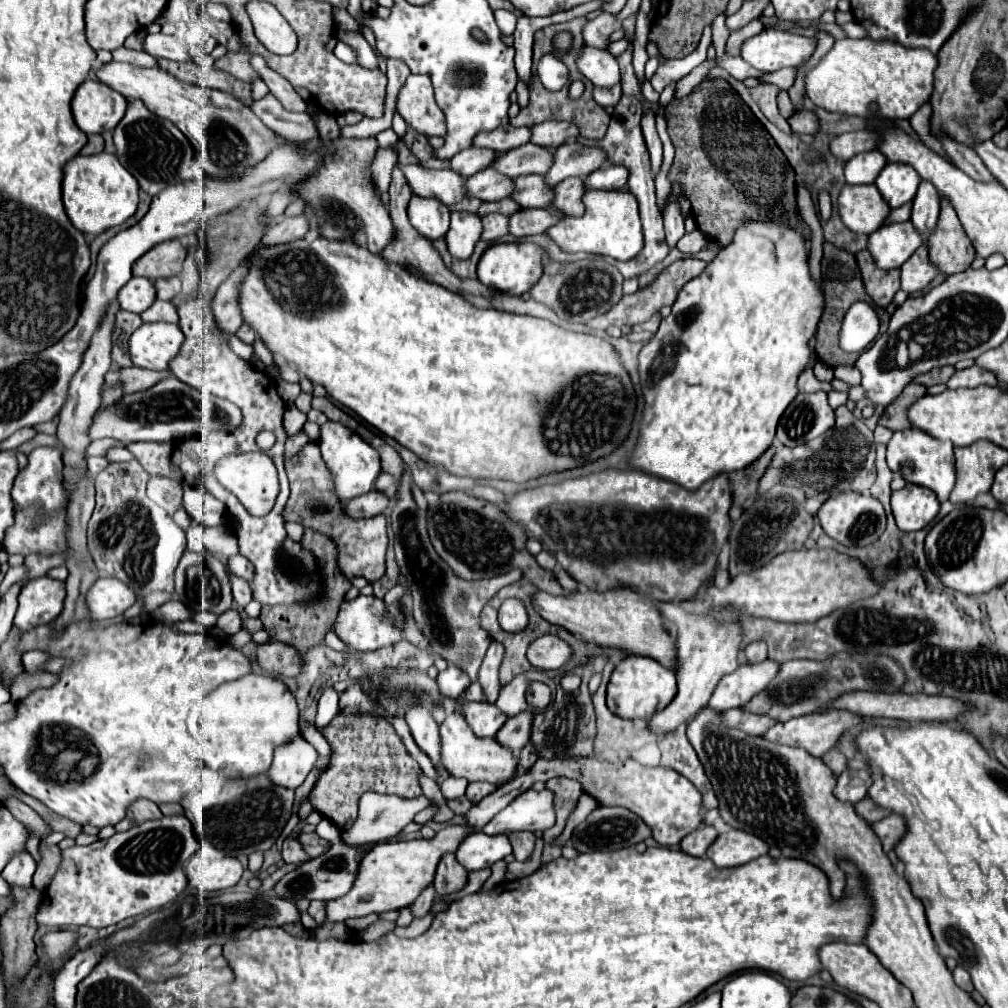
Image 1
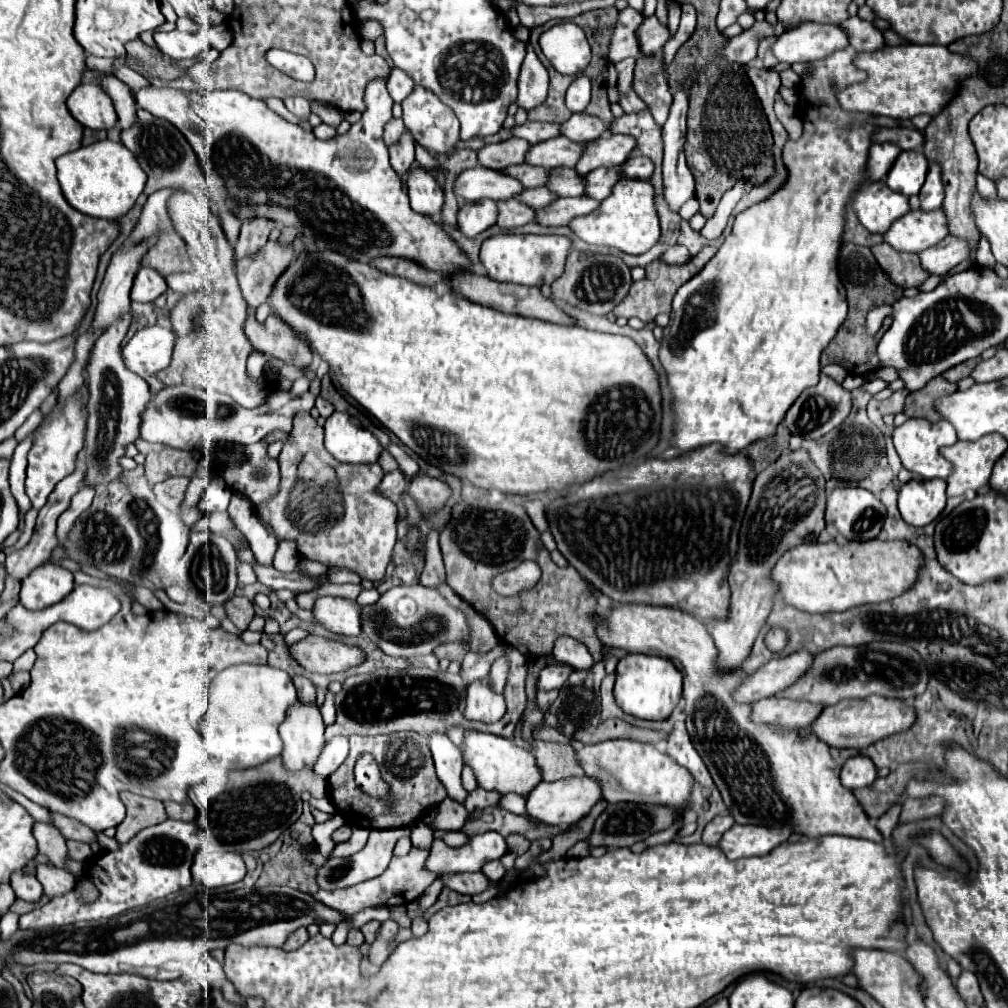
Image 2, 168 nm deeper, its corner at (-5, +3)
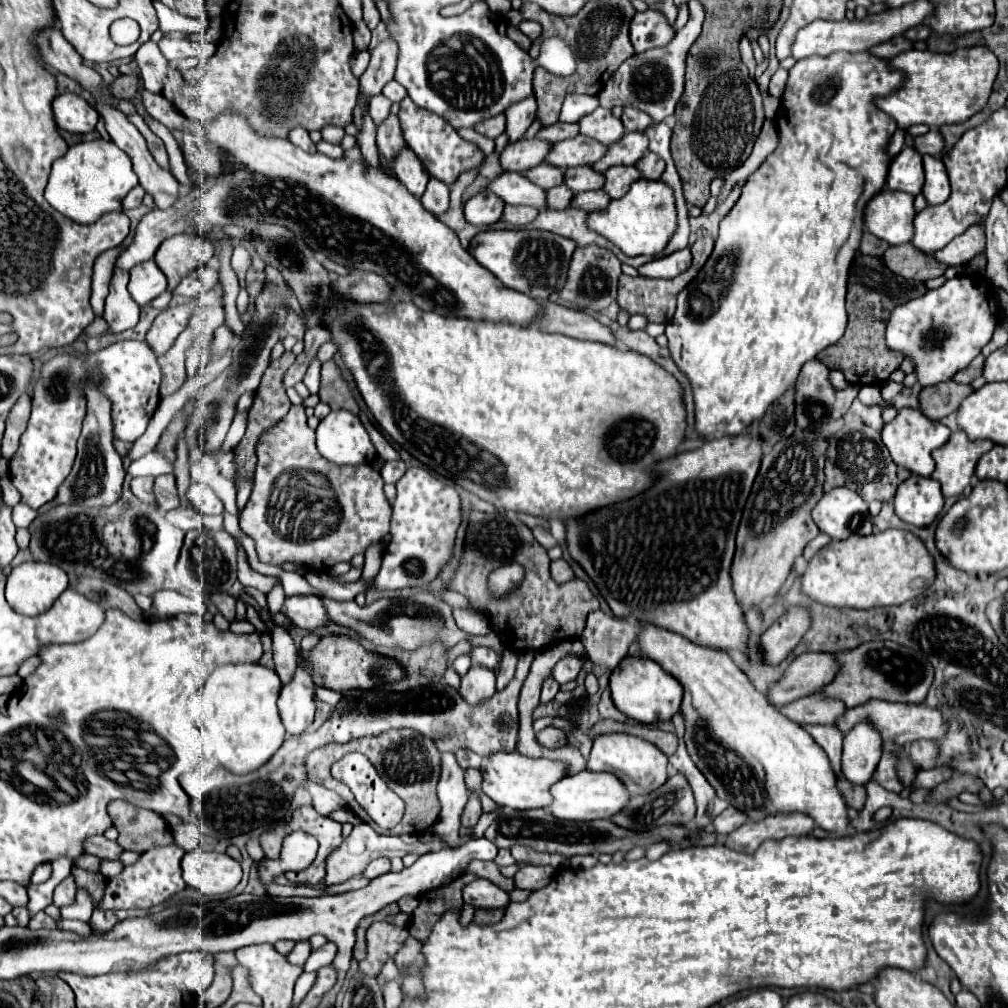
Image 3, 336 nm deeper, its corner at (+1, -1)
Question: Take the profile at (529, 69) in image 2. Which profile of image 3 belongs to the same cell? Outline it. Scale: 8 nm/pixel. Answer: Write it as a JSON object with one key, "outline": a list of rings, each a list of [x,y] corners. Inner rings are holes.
{"outline":[[[528,95],[526,99],[510,105],[506,111],[506,133],[510,137],[510,141],[518,141],[522,139],[524,131],[530,127],[530,123],[536,117],[536,99],[534,95]]]}

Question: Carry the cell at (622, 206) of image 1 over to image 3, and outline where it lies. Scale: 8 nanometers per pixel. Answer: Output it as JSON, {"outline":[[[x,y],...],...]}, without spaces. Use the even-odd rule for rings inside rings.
{"outline":[[[638,179],[630,185],[624,197],[612,199],[608,209],[590,213],[586,225],[588,229],[596,231],[604,239],[620,247],[620,251],[630,257],[660,253],[668,243],[668,237],[672,237],[676,229],[676,207],[674,207],[672,189],[662,181]]]}

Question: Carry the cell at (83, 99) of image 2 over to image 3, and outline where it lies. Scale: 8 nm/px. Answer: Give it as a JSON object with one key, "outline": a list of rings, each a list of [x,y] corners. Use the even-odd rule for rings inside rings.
{"outline":[[[74,93],[58,95],[52,103],[52,109],[58,127],[70,133],[90,133],[96,129],[96,123],[100,119],[96,109],[88,101]]]}

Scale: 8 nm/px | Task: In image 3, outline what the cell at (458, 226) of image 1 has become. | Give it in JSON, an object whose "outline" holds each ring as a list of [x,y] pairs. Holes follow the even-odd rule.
{"outline":[[[480,191],[478,195],[466,201],[464,215],[466,215],[466,221],[474,227],[488,227],[502,217],[502,209],[504,209],[504,203],[498,197],[492,197],[492,193]]]}

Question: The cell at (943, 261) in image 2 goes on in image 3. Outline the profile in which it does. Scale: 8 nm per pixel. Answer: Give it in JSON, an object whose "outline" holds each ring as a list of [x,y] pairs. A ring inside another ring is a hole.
{"outline":[[[972,225],[968,231],[954,237],[946,247],[936,251],[934,259],[938,263],[954,267],[968,263],[972,257],[976,257],[982,251],[984,251],[984,229],[980,225]]]}

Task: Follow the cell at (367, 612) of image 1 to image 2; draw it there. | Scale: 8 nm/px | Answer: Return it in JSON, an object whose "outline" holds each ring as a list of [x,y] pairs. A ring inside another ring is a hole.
{"outline":[[[318,597],[312,607],[314,621],[338,635],[360,635],[360,605],[342,597]]]}

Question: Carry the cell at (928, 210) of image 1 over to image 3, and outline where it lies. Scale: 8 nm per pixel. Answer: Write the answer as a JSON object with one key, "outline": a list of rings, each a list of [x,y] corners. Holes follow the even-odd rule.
{"outline":[[[924,155],[924,173],[926,173],[926,183],[922,187],[922,195],[926,197],[928,205],[944,203],[950,195],[950,183],[942,159]]]}

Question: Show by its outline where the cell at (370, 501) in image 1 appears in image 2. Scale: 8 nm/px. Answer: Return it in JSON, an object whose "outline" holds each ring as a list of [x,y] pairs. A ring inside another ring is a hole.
{"outline":[[[396,469],[396,471],[390,471],[390,473],[386,473],[386,475],[384,475],[384,479],[382,479],[382,483],[380,483],[378,491],[380,491],[384,497],[388,497],[388,499],[396,501],[396,499],[404,493],[406,485],[408,485],[406,475],[404,475],[400,469]]]}

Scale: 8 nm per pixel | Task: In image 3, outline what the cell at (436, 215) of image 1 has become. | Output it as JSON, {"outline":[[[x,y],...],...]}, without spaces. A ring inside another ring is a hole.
{"outline":[[[404,147],[404,153],[400,153],[400,157],[396,157],[396,161],[394,161],[394,173],[400,179],[400,183],[414,197],[422,197],[424,195],[426,185],[430,181],[430,175],[424,169],[422,161],[408,147]]]}

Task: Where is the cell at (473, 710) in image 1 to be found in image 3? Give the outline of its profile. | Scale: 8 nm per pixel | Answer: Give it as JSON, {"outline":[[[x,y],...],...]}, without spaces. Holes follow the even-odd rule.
{"outline":[[[470,667],[470,671],[460,681],[460,695],[468,705],[480,705],[480,701],[490,699],[496,693],[496,677],[490,669]]]}

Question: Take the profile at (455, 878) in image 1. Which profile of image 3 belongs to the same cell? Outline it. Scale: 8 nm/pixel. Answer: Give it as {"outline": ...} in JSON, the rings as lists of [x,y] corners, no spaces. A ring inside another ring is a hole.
{"outline":[[[474,879],[464,887],[464,901],[474,907],[502,907],[510,901],[508,893],[488,879]]]}

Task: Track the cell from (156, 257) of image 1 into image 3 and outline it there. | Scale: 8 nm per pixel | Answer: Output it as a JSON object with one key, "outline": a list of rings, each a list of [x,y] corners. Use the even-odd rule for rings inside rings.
{"outline":[[[182,233],[166,239],[158,247],[154,261],[164,271],[168,279],[168,291],[172,291],[182,281],[184,275],[206,265],[212,259],[212,255],[214,255],[214,247],[208,239],[200,235]],[[204,251],[206,251],[206,261],[204,261]]]}

